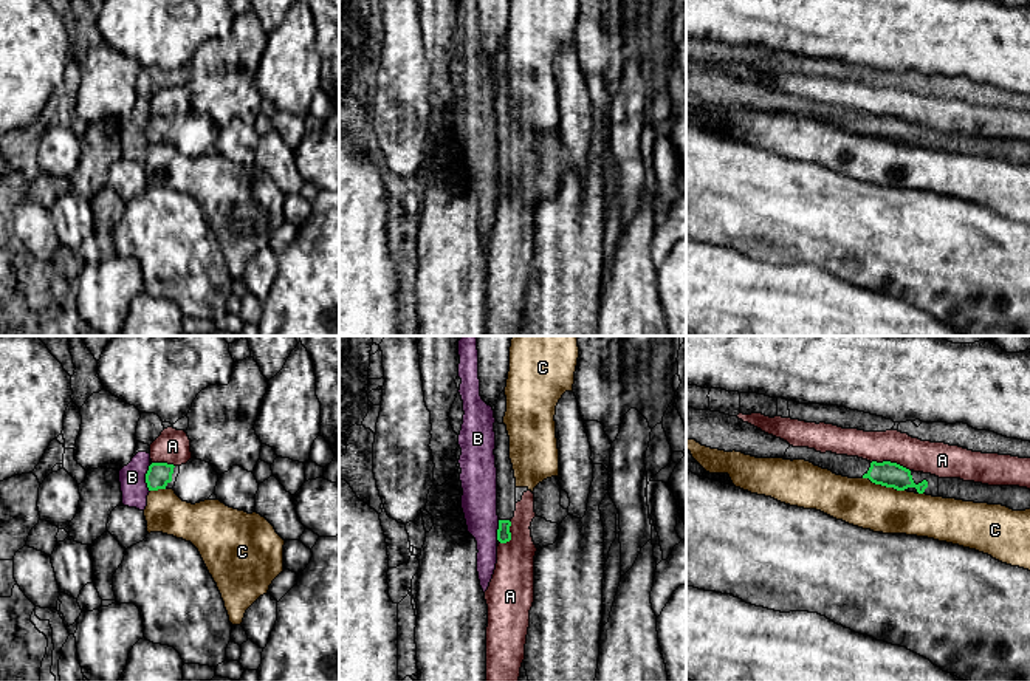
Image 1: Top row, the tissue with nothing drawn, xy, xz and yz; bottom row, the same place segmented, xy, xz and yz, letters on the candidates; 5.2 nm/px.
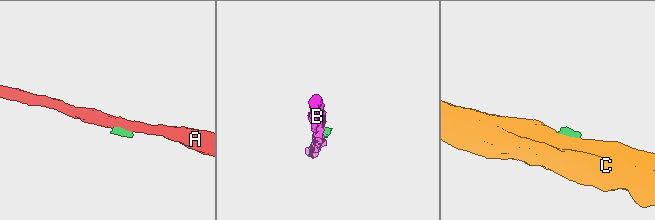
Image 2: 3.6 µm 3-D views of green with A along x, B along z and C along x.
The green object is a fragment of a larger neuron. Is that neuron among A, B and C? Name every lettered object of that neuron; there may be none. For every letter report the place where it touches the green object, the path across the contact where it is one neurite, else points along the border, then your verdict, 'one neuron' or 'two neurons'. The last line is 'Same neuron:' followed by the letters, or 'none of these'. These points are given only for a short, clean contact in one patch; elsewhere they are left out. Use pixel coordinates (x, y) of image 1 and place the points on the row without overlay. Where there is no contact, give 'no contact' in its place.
A: meets green in yz at (889, 115); border along yz (871, 115), (896, 115), (909, 124); two neurons
B: meets green in xy at (146, 132); border along xy (151, 118), (146, 127), (149, 144); two neurons
C: meets green in yz at (883, 138); border along yz (863, 130), (903, 144); two neurons
Same neuron: none of these

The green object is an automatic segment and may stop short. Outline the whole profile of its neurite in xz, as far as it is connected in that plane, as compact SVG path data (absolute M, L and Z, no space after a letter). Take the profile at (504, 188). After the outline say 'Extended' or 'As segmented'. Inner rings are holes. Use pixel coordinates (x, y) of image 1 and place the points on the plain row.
M505 45L500 46L496 57L496 121L497 121L497 169L499 169L499 183L497 193L506 197L511 193L511 172L516 164L516 132L513 118L510 113L510 90L506 79L503 77L503 70L506 65L506 50Z. Extended

